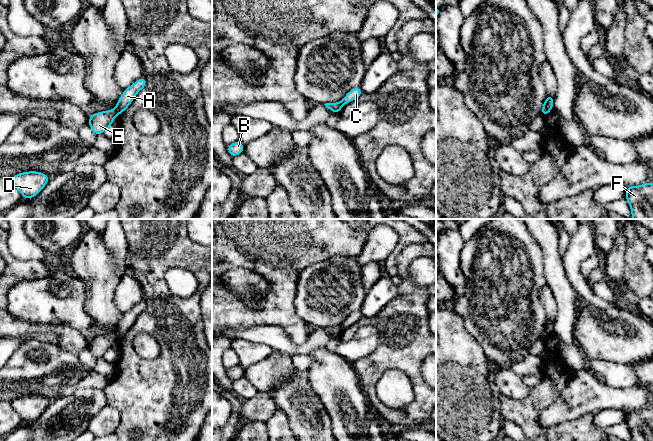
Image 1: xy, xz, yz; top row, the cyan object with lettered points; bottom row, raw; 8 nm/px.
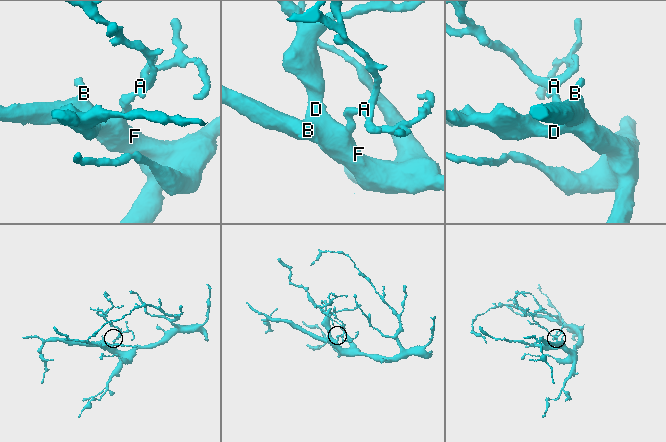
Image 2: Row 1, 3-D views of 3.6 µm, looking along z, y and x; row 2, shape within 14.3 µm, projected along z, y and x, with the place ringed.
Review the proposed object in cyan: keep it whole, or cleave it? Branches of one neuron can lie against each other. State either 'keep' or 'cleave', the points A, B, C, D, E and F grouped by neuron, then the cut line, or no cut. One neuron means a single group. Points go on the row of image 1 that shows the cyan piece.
cleave | A C / B D E F | xy (115, 108), (118, 114)

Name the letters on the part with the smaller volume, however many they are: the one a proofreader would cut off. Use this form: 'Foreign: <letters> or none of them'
Foreign: A, C

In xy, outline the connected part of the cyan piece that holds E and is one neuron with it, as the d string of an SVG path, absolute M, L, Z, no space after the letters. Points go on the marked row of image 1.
M116 109L105 110L89 115L89 127L96 136L99 136L110 128L114 119L118 116Z

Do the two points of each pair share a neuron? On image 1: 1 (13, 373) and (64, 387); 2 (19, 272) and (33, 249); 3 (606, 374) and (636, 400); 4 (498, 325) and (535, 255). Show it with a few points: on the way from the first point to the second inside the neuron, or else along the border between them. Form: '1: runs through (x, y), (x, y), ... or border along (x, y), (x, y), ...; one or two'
1: runs through (26, 373), (51, 374); one
2: border along (10, 252), (18, 259), (42, 260), (44, 262); two
3: border along (602, 380), (616, 388), (636, 386); two
4: runs through (501, 308), (502, 288), (518, 272); one

